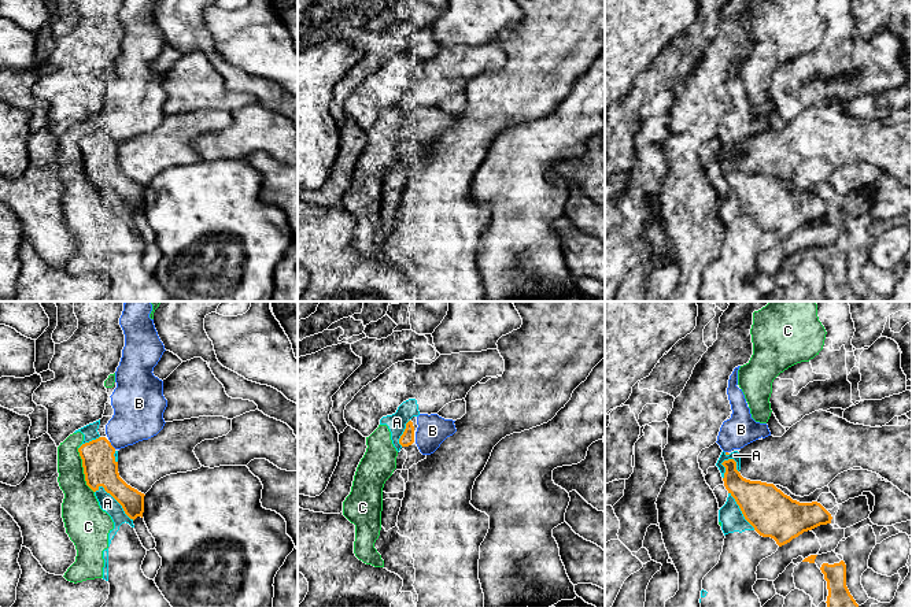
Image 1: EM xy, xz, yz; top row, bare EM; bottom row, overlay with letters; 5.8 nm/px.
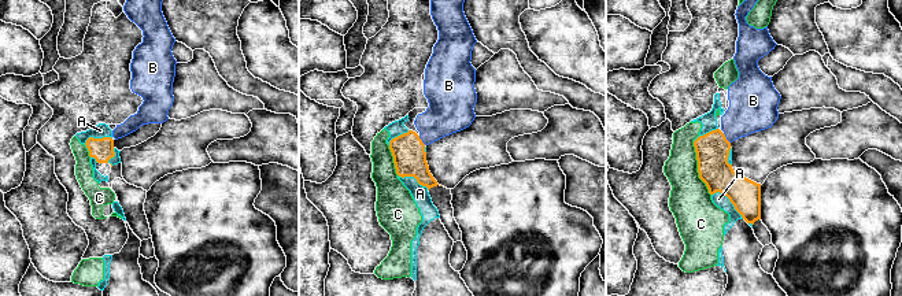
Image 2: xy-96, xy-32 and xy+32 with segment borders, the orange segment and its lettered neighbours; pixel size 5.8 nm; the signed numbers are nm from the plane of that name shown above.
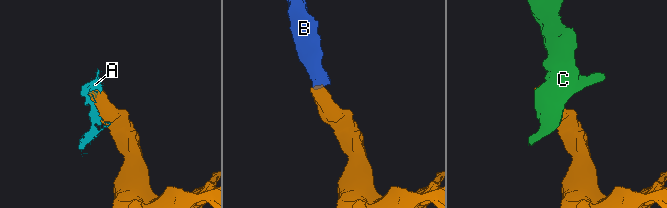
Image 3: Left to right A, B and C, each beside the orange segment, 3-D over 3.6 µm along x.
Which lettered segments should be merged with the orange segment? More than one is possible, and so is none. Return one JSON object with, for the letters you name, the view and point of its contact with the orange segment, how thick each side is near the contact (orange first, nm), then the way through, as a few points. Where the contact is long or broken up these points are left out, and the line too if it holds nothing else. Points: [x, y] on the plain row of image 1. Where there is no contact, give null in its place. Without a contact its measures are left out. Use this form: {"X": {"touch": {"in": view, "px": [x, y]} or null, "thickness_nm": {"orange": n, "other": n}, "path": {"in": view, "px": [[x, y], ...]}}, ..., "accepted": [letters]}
{"B": {"touch": {"in": "xy", "px": [111, 139]}, "thickness_nm": {"orange": 200, "other": 280}}, "accepted": ["B"]}

